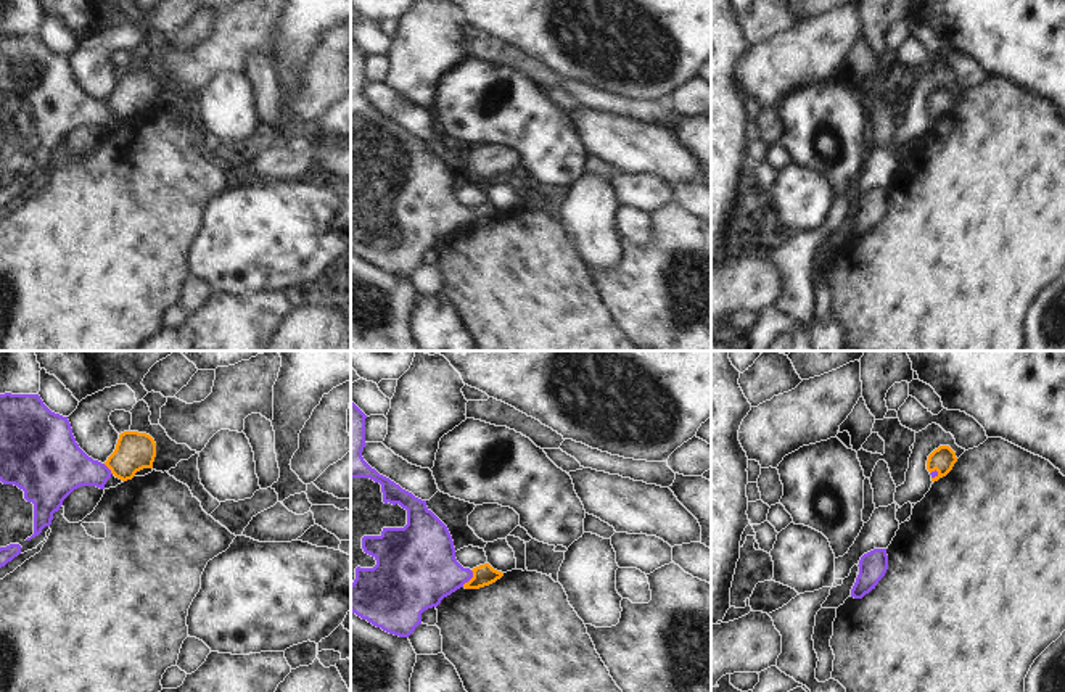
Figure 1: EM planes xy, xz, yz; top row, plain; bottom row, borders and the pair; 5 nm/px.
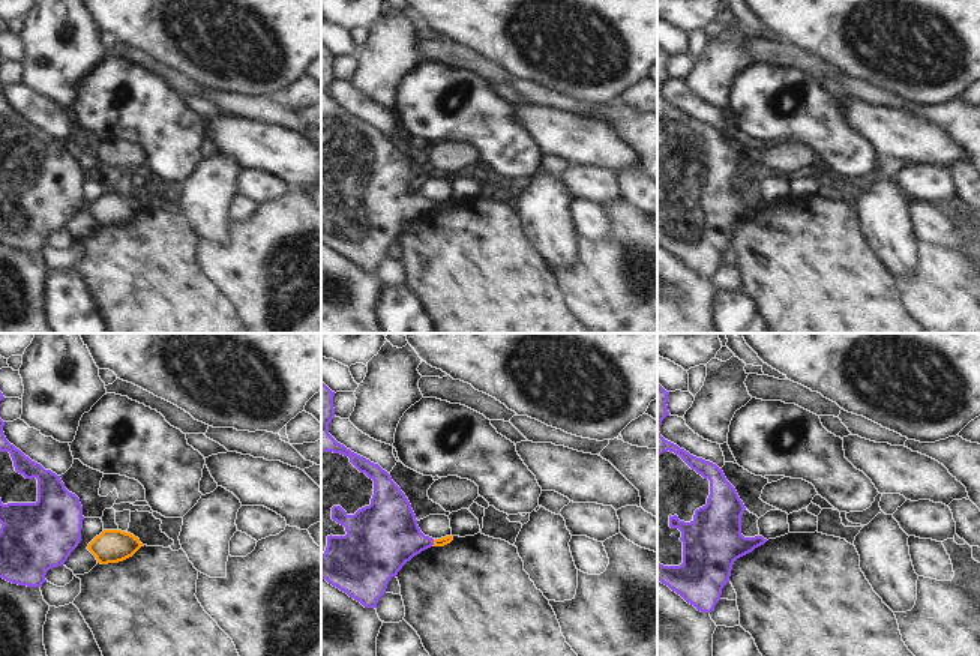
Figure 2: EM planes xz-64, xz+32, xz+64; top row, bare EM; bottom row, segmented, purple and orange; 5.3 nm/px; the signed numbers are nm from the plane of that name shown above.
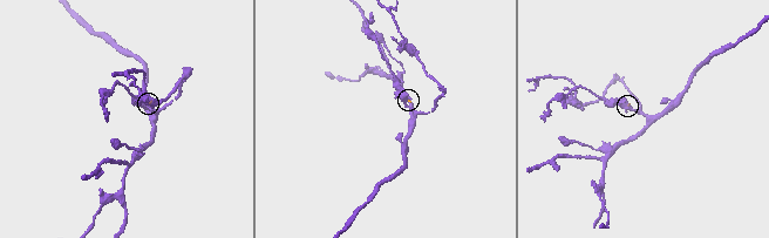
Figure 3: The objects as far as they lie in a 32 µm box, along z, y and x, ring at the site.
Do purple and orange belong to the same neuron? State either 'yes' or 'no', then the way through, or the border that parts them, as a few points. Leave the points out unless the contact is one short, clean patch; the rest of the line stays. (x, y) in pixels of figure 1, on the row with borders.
yes; runs through xz (422, 568), (438, 575), (470, 578), (483, 575)

